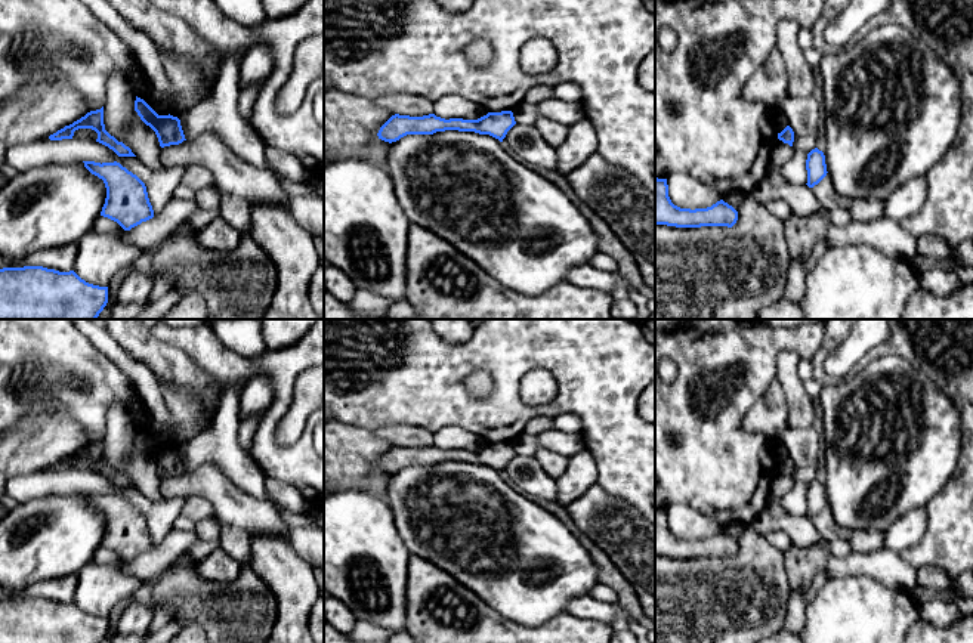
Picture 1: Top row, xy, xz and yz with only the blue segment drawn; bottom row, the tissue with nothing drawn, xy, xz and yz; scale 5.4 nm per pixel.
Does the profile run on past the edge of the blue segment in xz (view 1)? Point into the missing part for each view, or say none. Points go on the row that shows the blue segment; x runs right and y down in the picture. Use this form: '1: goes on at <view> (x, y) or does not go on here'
1: does not go on here

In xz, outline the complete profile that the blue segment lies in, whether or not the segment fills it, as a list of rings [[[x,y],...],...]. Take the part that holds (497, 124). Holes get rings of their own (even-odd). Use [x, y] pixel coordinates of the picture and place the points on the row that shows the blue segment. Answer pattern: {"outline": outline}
{"outline": [[[512,111],[488,112],[478,120],[441,118],[435,114],[423,117],[392,115],[379,130],[379,139],[384,142],[396,142],[407,135],[433,135],[436,132],[458,130],[489,135],[500,142],[507,132],[516,124]]]}

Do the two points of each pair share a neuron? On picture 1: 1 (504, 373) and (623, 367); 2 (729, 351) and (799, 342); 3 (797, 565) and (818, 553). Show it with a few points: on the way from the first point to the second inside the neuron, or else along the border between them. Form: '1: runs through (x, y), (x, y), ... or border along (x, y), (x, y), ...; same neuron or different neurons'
1: runs through (534, 355), (593, 355); same neuron
2: runs through (747, 351), (760, 343), (781, 342); same neuron
3: runs through (802, 563), (814, 558); same neuron

